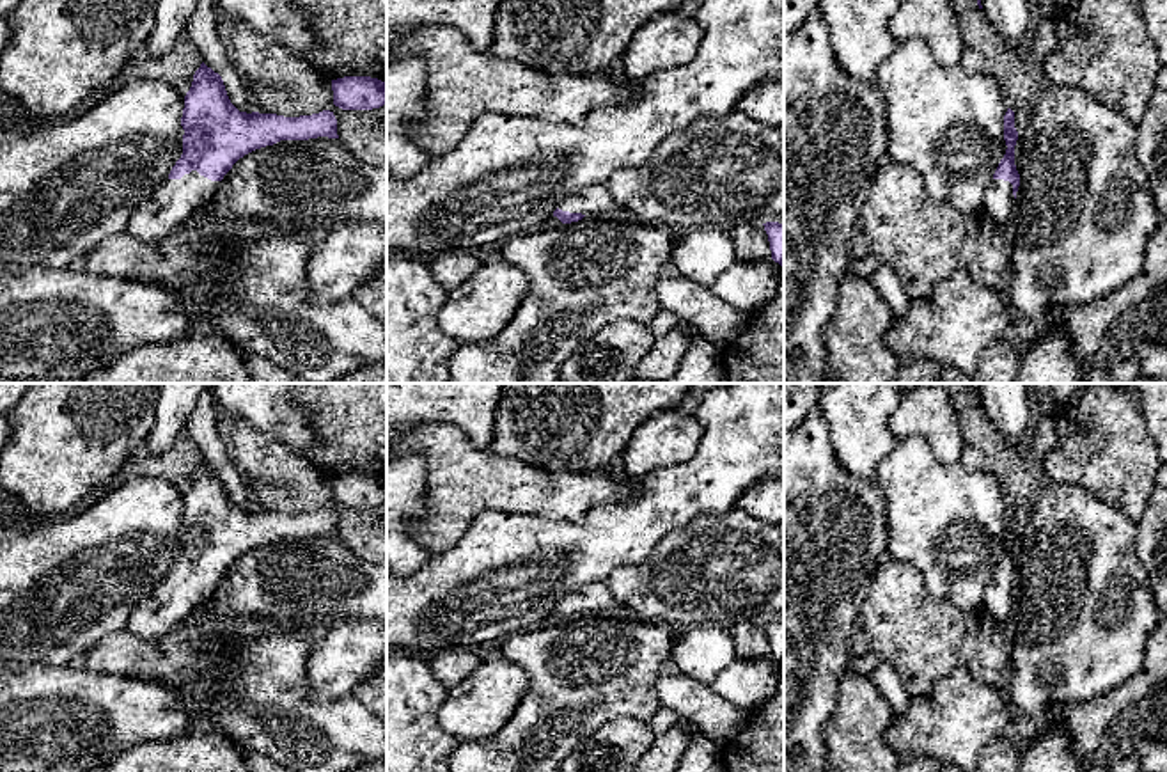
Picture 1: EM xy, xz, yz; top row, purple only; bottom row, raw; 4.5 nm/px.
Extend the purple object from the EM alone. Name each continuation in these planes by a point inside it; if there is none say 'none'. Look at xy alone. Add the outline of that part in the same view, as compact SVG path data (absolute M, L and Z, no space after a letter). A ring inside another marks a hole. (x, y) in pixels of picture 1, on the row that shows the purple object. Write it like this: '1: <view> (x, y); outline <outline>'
1: xy (176, 201); outline M197 170L181 179L167 179L154 195L129 218L124 232L138 240L167 236L211 201L220 181L211 181Z

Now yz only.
1: yz (999, 201); outline M993 179L984 193L984 209L1004 227L1014 215L1013 185L1004 179Z

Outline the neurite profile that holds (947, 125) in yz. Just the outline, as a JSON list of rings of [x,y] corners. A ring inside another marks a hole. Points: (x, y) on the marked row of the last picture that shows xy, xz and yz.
[[[912,37],[878,67],[876,83],[885,101],[889,160],[912,167],[933,202],[949,204],[961,215],[984,209],[984,193],[1007,149],[1004,115],[1009,105],[993,76],[942,67],[928,44]]]

